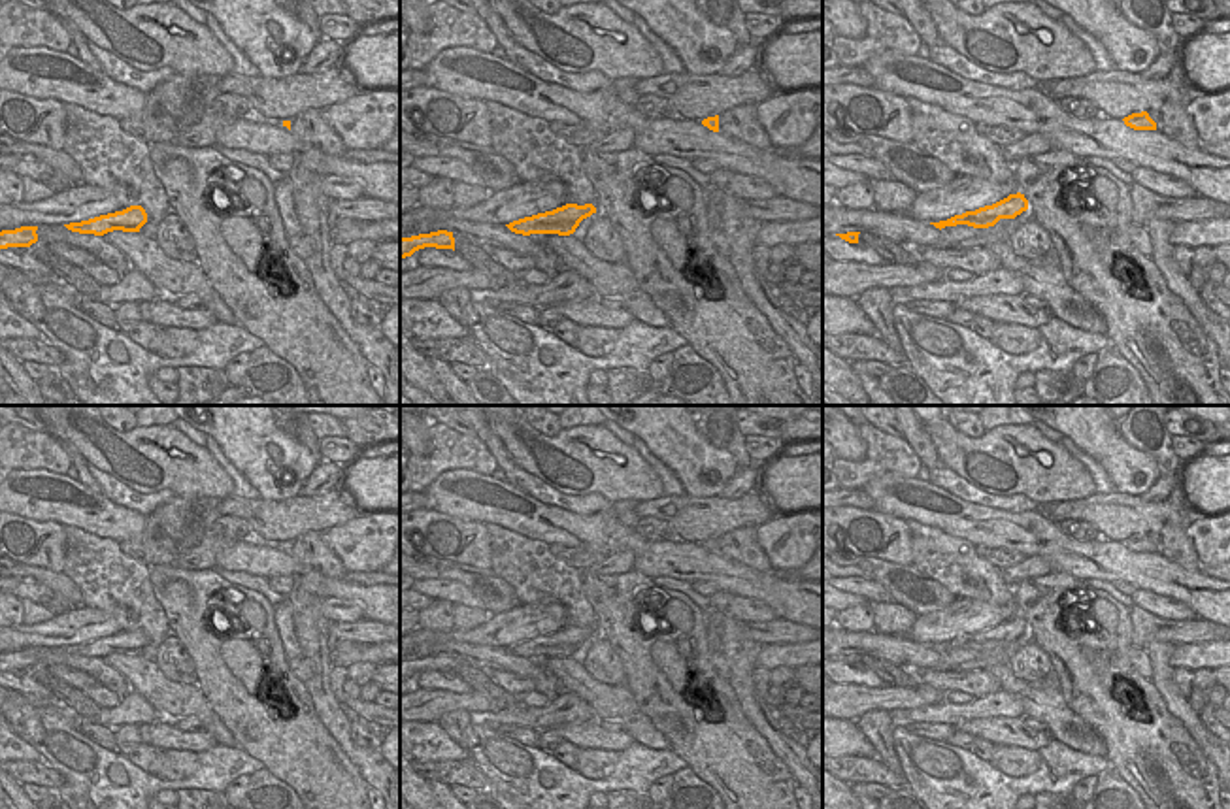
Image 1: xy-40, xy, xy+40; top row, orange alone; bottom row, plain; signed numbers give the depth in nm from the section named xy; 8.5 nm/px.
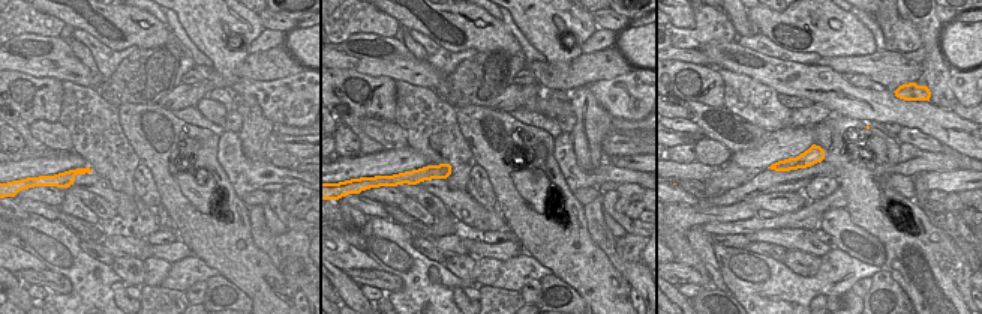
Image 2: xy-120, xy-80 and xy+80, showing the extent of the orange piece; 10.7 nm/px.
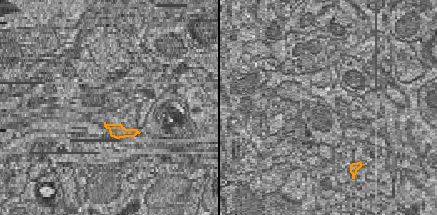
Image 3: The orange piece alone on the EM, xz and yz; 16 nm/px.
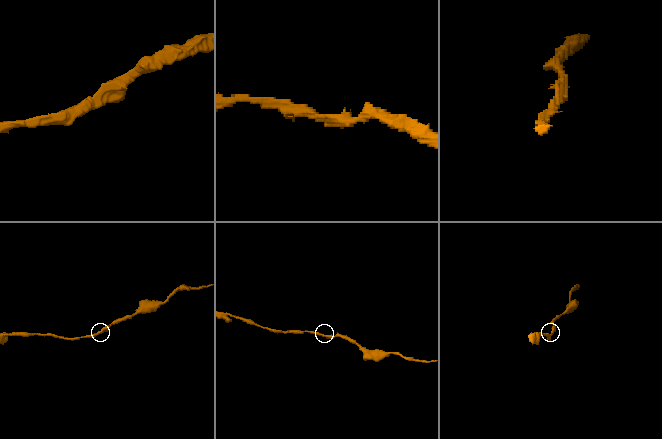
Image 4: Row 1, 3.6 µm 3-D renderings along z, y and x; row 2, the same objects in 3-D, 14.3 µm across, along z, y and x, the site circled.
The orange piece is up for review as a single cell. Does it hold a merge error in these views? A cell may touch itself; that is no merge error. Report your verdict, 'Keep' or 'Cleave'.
Keep

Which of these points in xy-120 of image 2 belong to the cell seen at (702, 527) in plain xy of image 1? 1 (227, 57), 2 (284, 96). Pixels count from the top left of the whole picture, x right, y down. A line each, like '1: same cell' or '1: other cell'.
1: other cell
2: other cell

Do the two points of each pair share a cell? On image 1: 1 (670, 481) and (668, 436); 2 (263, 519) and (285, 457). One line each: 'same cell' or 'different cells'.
1: different cells
2: different cells

